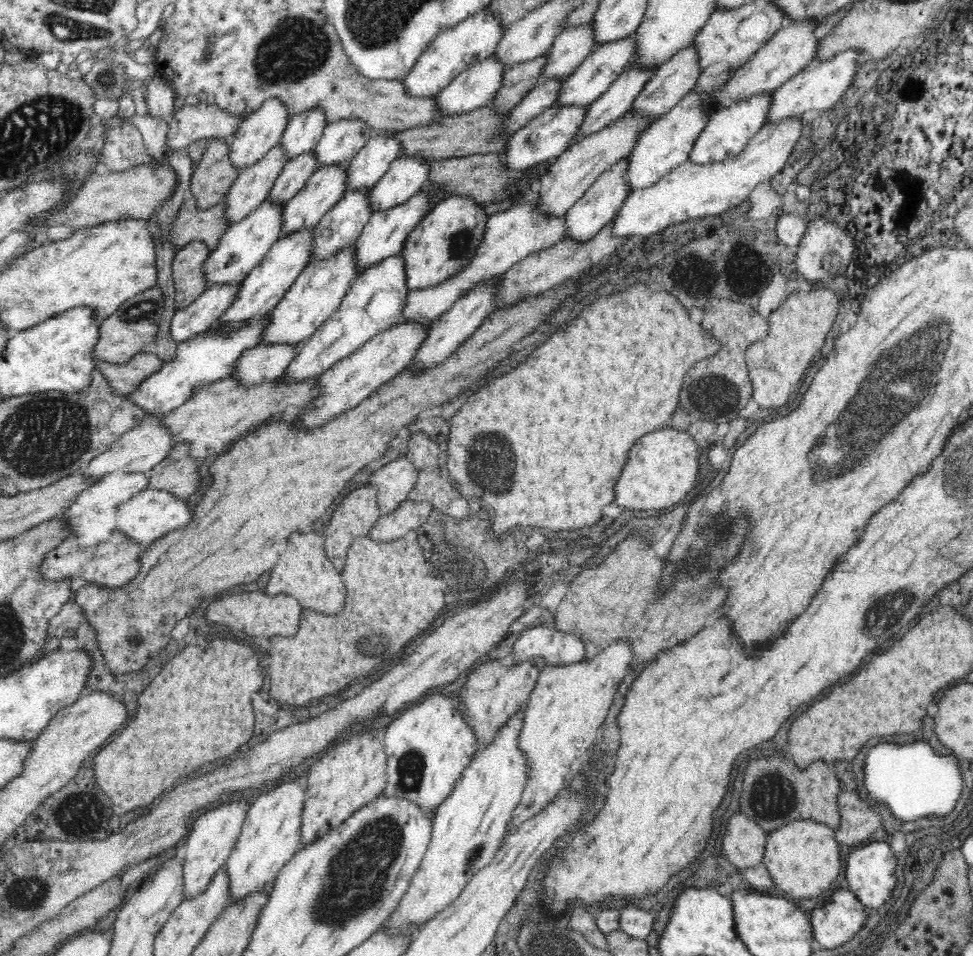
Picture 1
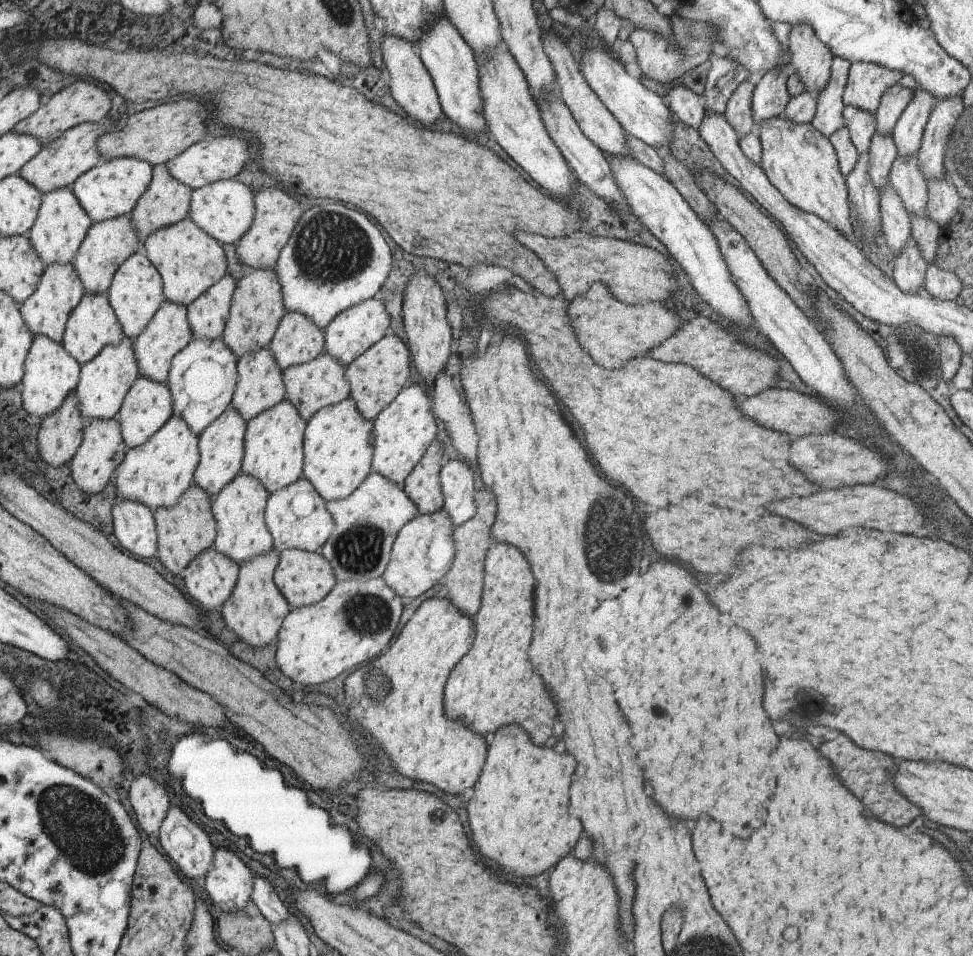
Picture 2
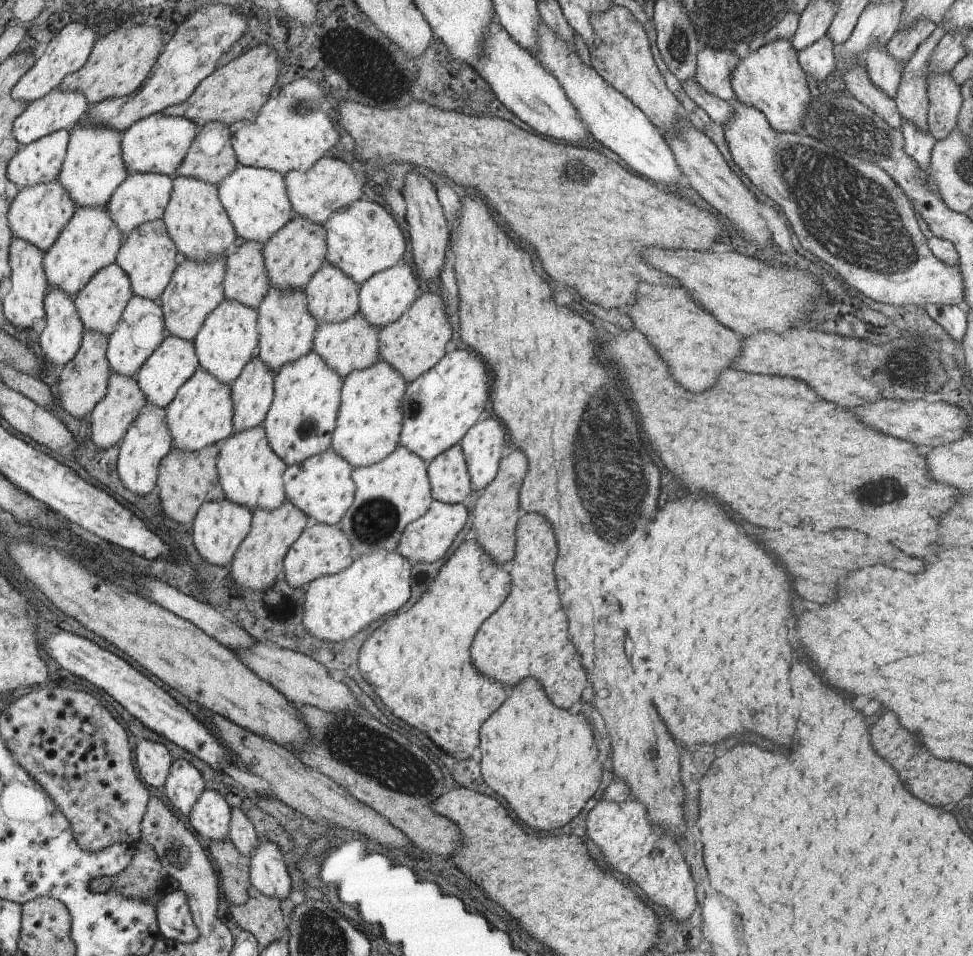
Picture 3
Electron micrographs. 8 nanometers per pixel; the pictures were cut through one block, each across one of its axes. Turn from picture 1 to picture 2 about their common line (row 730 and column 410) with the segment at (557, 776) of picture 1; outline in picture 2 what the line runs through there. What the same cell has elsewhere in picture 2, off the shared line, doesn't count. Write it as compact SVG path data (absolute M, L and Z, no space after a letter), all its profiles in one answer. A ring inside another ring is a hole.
M447 510L433 513L419 513L418 518L402 530L402 538L398 538L398 546L392 548L392 560L383 573L384 580L402 597L414 600L417 596L434 588L456 560L454 524Z

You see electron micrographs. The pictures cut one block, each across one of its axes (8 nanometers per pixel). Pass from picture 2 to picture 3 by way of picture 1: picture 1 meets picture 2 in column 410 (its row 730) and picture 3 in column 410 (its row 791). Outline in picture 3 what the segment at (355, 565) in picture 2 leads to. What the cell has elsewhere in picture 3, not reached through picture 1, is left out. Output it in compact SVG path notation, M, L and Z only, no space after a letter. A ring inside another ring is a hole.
M399 444L384 460L372 466L353 468L352 476L357 492L353 504L341 518L340 526L349 535L354 552L360 556L378 550L397 550L408 524L428 513L433 504L428 463Z

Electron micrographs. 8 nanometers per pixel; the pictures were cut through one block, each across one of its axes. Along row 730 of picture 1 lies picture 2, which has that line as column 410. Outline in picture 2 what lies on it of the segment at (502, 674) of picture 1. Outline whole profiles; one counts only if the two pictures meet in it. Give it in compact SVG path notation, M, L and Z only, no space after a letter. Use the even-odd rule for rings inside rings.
M440 440L433 442L403 486L405 493L417 504L420 513L433 513L443 508L443 490L440 490L442 456L444 450Z

